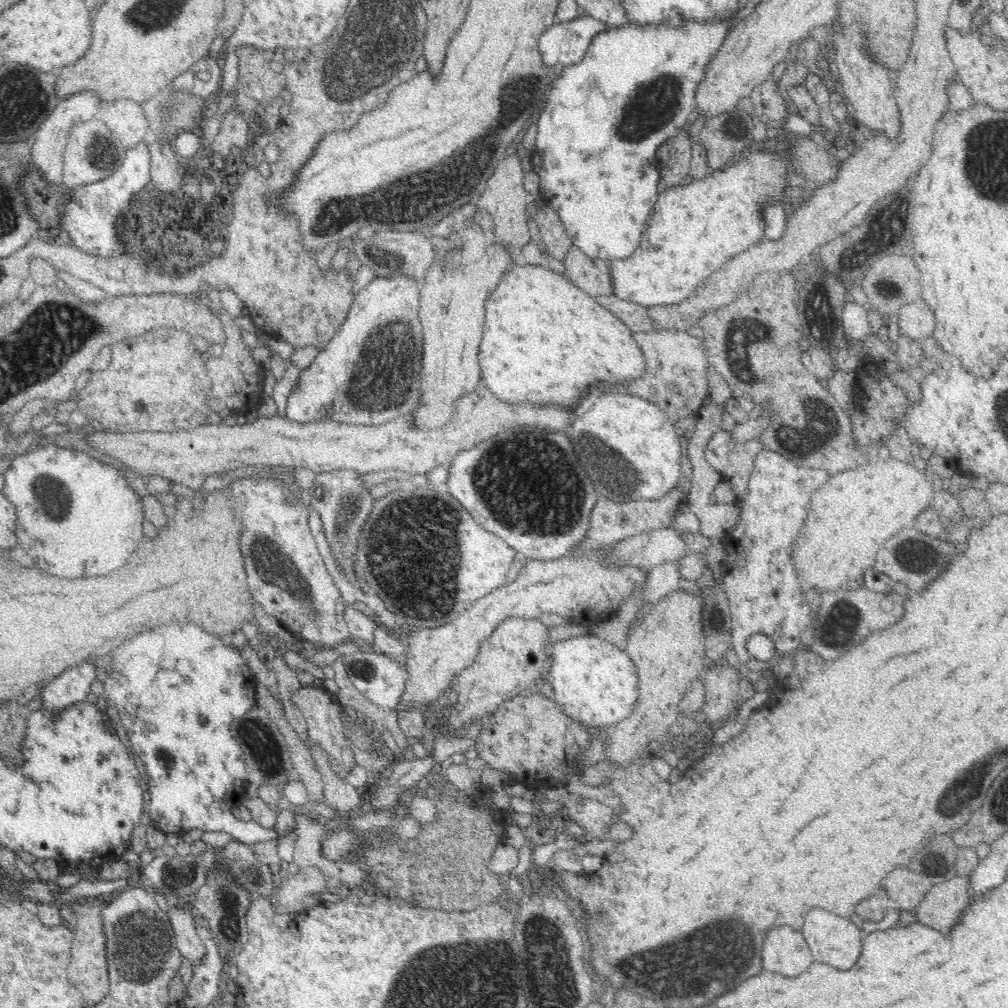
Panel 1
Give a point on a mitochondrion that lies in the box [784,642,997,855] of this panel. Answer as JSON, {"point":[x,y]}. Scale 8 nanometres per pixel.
{"point":[965,782]}

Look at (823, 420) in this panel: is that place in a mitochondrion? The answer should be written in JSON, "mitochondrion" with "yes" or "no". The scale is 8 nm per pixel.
{"mitochondrion":"yes"}

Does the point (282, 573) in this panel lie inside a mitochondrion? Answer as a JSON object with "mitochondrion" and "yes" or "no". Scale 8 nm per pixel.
{"mitochondrion":"yes"}

